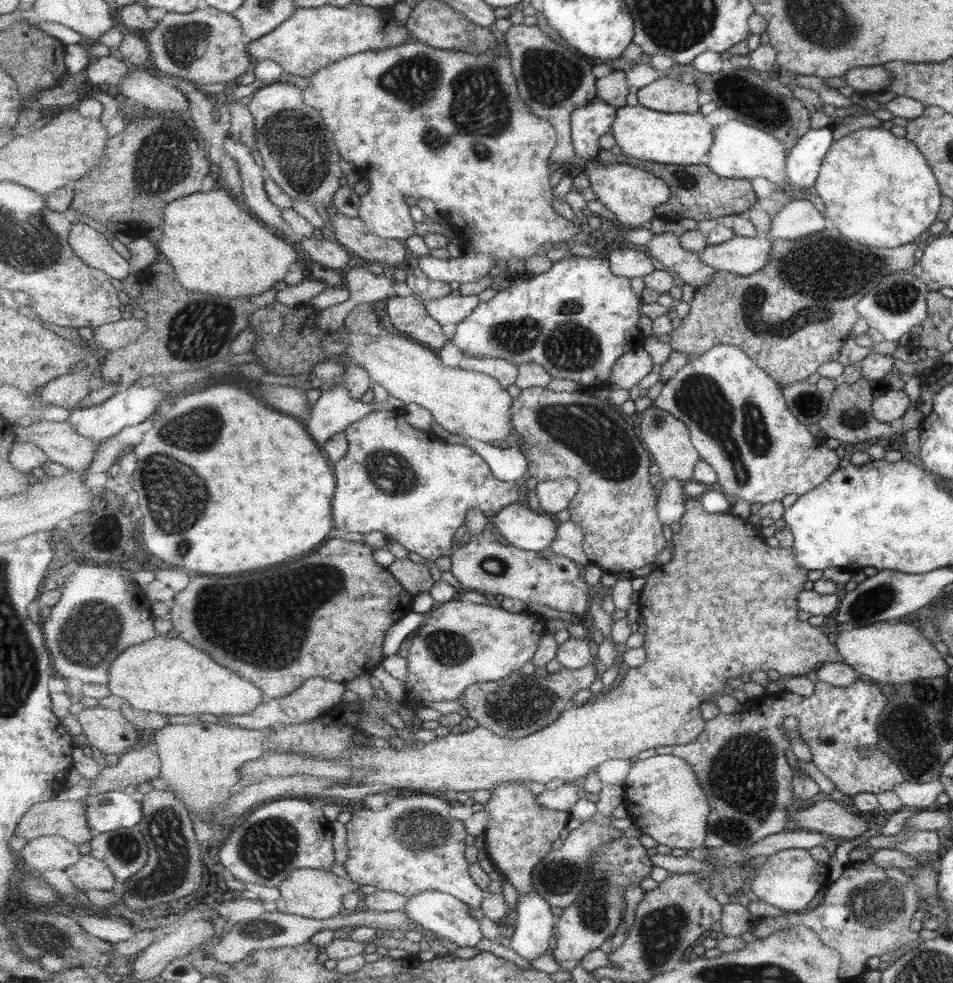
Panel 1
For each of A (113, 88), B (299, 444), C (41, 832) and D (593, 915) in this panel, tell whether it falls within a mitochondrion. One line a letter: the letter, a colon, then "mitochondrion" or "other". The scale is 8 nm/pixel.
A: other
B: other
C: other
D: mitochondrion

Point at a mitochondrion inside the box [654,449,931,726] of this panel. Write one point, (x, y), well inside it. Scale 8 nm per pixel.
(879, 597)

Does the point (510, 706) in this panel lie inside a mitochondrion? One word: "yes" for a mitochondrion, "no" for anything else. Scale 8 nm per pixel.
yes

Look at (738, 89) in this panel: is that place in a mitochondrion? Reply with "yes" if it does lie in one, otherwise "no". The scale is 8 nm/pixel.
no

